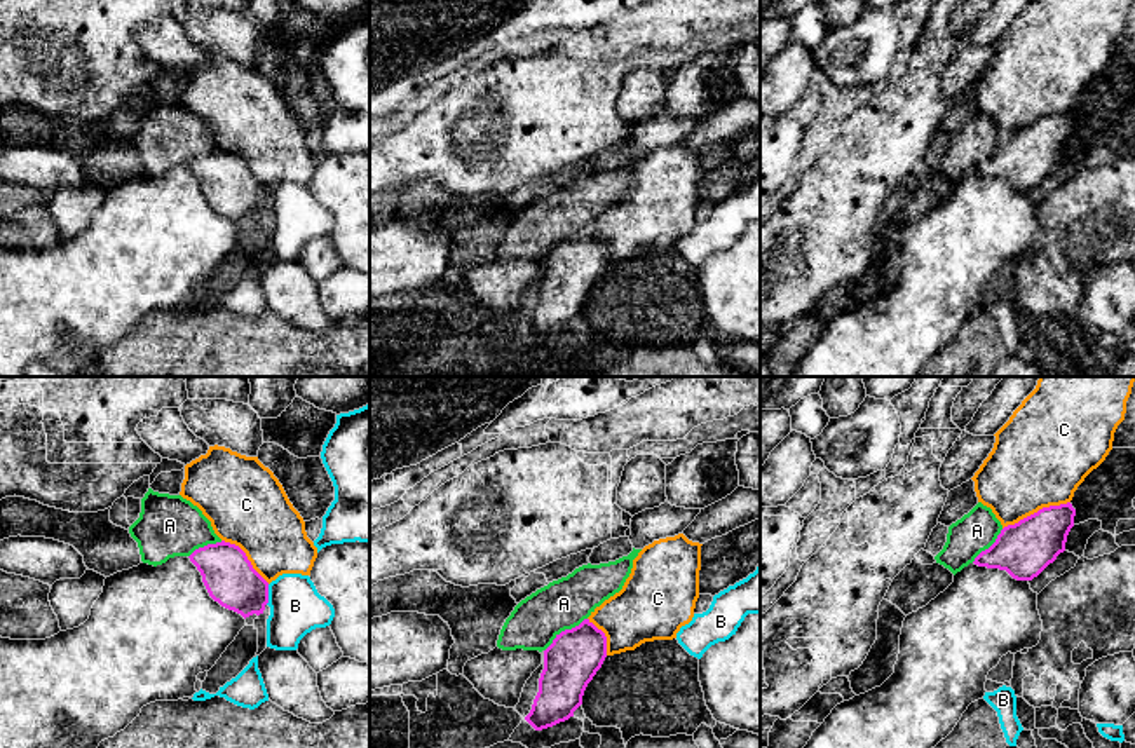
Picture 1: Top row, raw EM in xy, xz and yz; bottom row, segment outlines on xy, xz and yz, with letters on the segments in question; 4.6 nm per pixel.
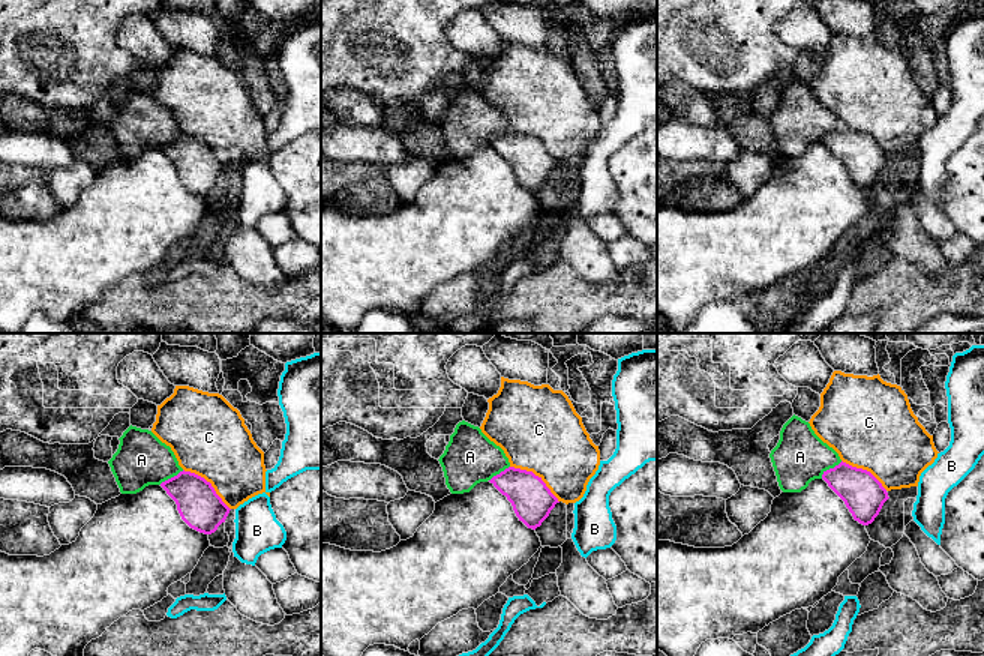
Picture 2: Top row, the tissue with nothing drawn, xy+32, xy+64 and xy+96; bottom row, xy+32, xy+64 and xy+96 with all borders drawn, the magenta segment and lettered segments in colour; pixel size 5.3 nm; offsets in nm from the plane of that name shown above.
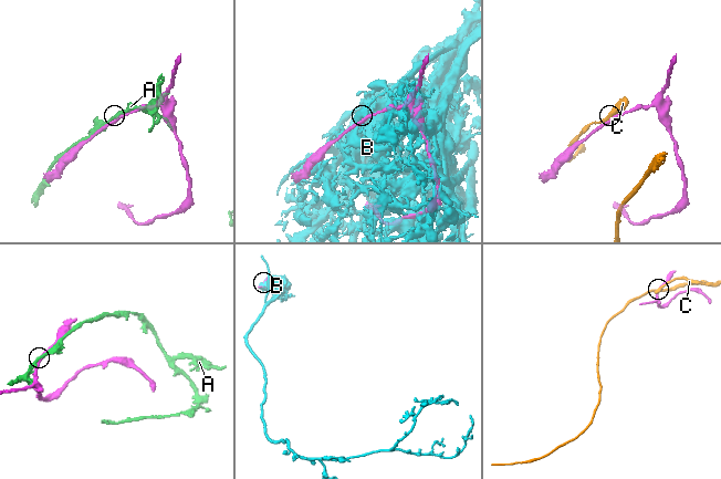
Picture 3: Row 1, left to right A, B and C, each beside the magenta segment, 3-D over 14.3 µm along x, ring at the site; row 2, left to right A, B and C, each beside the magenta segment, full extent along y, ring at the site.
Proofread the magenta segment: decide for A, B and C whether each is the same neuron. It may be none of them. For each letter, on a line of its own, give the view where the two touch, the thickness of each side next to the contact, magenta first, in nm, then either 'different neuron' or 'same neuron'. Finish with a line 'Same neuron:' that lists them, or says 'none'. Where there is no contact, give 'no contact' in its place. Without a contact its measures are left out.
A: meets magenta in xz; 240 nm thick on the magenta side, 240 nm on the other; different neuron
B: meets magenta in xy; 240 nm thick on the magenta side, 240 nm on the other; different neuron
C: meets magenta in yz; 260 nm thick on the magenta side, 440 nm on the other; different neuron
Same neuron: none

